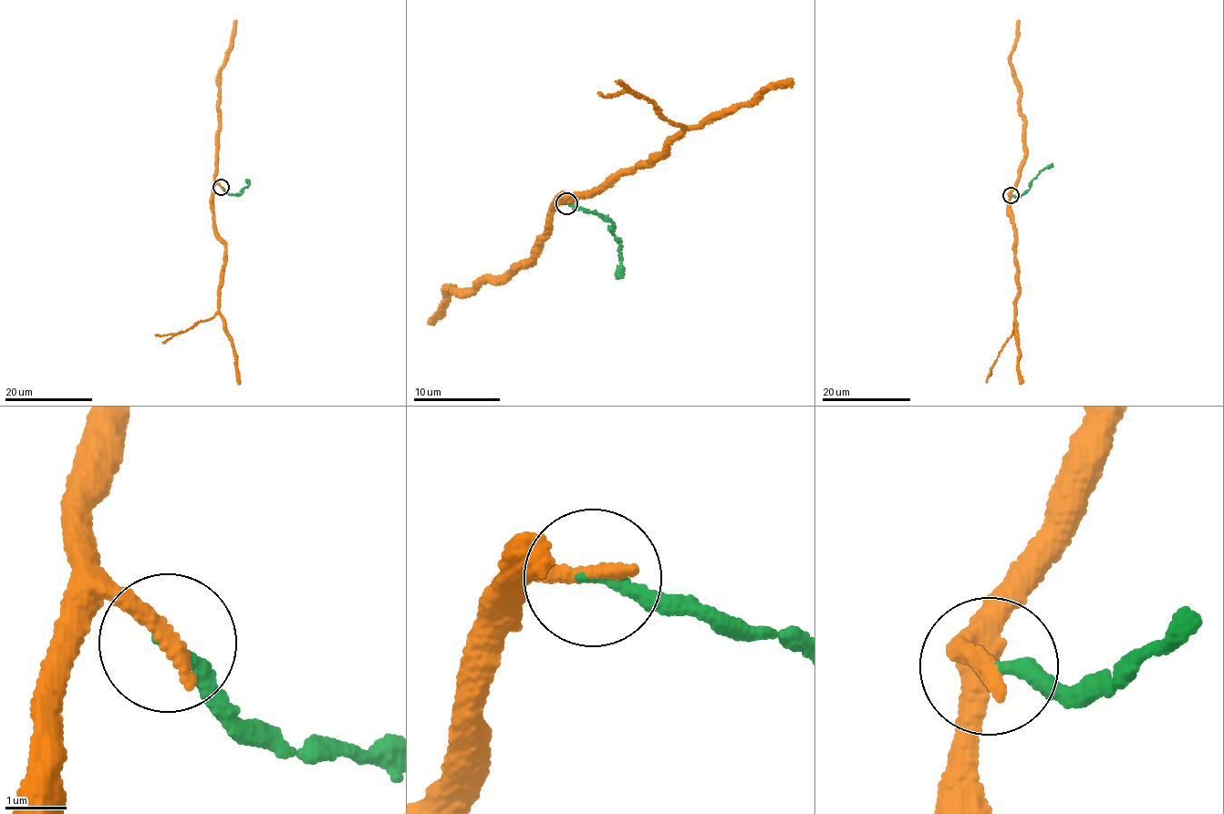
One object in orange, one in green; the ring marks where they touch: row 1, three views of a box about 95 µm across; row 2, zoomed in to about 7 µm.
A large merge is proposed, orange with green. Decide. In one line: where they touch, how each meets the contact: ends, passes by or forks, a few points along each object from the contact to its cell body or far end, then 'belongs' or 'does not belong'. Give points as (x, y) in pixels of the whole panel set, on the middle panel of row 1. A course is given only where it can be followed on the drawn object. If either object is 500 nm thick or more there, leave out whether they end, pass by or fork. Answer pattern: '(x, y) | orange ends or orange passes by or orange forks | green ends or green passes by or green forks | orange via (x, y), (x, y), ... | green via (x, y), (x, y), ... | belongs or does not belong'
(566, 203) | orange ends | green ends | orange via (567, 203), (556, 206), (571, 195), (596, 192), (669, 151), (687, 129), (660, 118), (644, 97), (599, 92) | green via (567, 203), (610, 219), (622, 260), (618, 278) | does not belong

